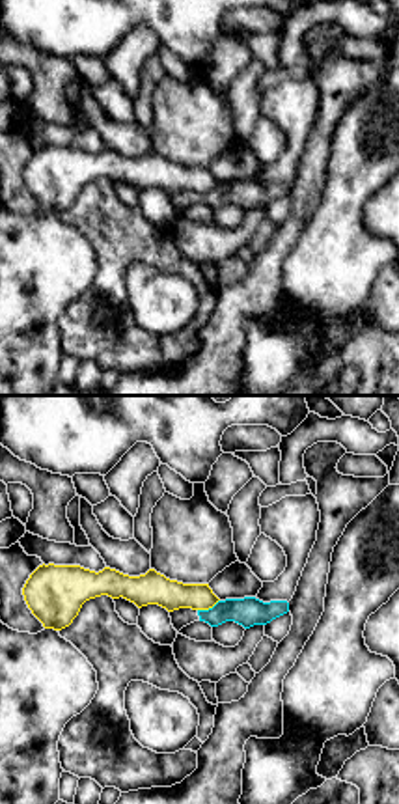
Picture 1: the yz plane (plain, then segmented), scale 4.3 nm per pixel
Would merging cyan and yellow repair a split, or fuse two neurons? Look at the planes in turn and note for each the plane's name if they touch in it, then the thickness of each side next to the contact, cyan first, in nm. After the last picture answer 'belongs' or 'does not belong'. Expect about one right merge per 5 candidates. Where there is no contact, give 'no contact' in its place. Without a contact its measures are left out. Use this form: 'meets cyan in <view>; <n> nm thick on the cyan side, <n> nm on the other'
meets cyan in yz; 120 nm thick on the cyan side, 140 nm on the other

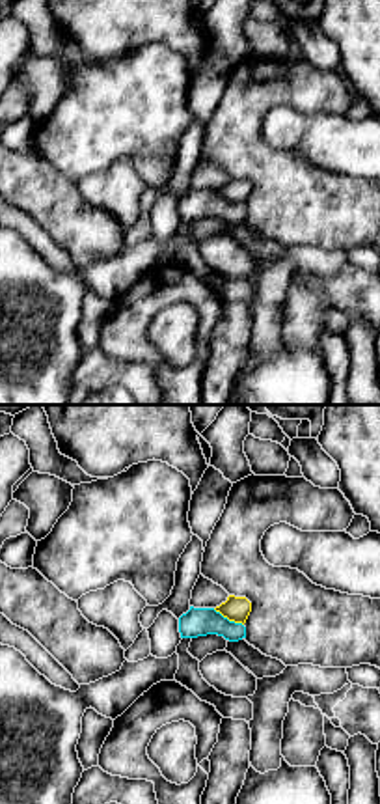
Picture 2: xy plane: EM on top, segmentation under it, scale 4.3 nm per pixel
meets cyan in xy; 130 nm thick on the cyan side, 110 nm on the other

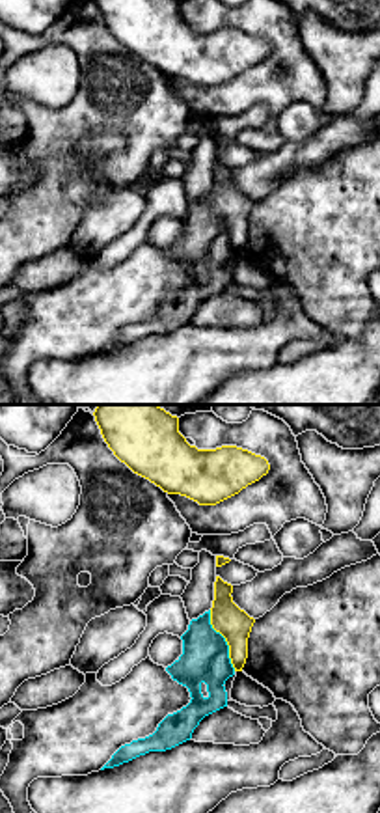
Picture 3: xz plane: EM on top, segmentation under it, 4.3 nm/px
meets cyan in xz; 200 nm thick on the cyan side, 140 nm on the other

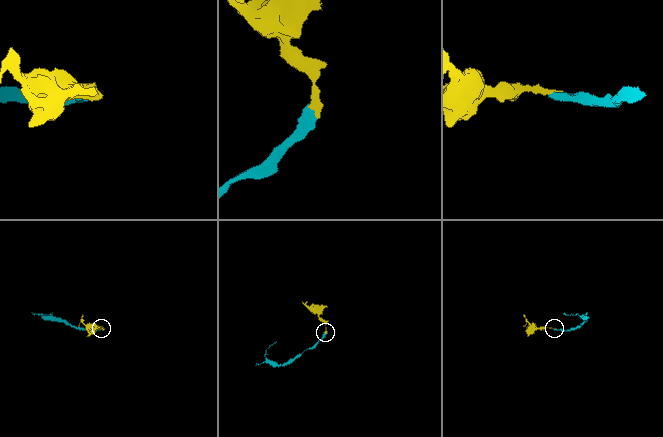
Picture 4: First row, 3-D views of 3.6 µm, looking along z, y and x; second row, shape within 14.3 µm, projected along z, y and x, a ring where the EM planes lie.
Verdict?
does not belong

